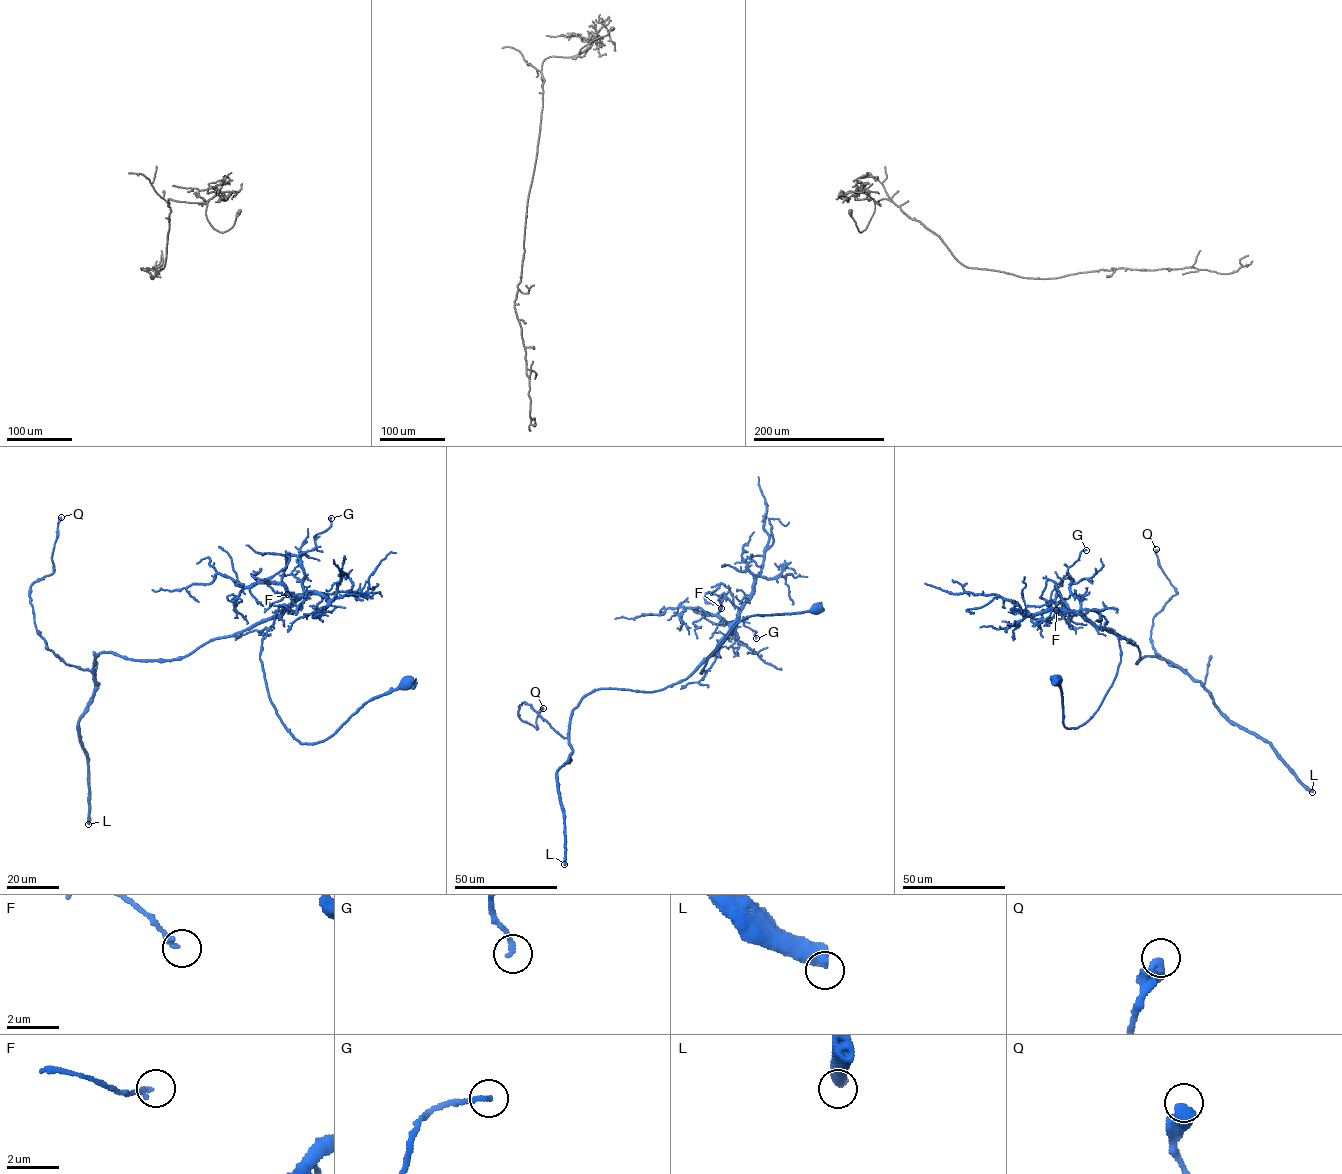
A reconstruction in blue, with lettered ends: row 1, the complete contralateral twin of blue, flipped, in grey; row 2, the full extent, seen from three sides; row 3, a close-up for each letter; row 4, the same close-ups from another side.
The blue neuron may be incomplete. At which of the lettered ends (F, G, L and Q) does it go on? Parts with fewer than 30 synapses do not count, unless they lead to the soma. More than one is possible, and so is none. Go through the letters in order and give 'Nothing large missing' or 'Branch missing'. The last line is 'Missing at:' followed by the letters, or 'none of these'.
F: Nothing large missing
G: Nothing large missing
L: Branch missing
Q: Nothing large missing
Missing at: L

